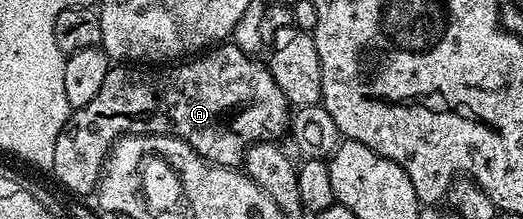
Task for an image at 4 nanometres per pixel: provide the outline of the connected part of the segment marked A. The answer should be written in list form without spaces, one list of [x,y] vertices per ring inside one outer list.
[[[222,42],[210,49],[207,54],[198,55],[196,58],[186,59],[184,62],[178,63],[176,66],[161,66],[156,70],[146,70],[141,66],[113,66],[110,67],[107,78],[103,78],[103,86],[99,89],[99,94],[95,94],[95,98],[91,98],[91,102],[87,102],[87,106],[76,109],[70,115],[69,121],[63,126],[63,130],[59,134],[59,138],[55,142],[55,158],[53,159],[52,175],[57,175],[57,180],[69,192],[78,192],[79,195],[85,196],[96,189],[106,160],[109,159],[109,151],[112,150],[114,144],[121,139],[122,136],[129,133],[137,134],[168,134],[170,136],[178,136],[179,139],[187,141],[196,152],[201,155],[210,164],[222,164],[224,168],[237,168],[244,161],[245,151],[253,144],[262,142],[273,142],[277,136],[286,135],[287,129],[291,124],[291,105],[289,99],[283,94],[283,90],[279,90],[279,86],[275,86],[275,78],[271,78],[268,67],[264,63],[261,64],[250,53],[239,50],[239,46],[232,42]]]

